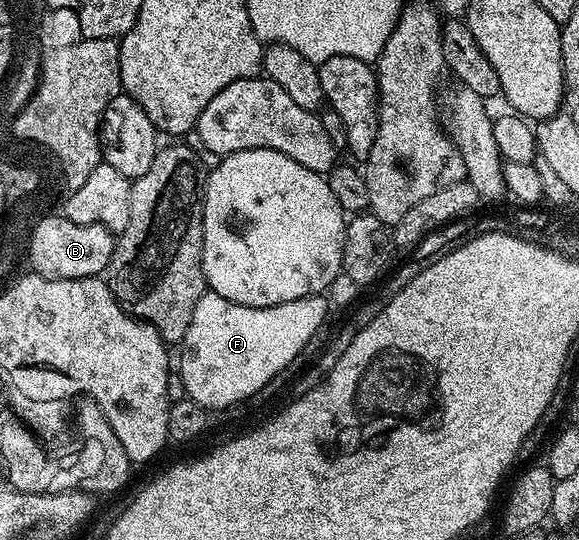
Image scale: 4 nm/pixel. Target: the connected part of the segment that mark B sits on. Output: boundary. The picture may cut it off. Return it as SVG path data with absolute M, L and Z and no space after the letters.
M63 214L40 218L31 225L32 233L28 236L28 260L35 275L51 280L69 280L107 273L108 263L116 249L116 236L112 232L97 224L82 226L70 222Z

